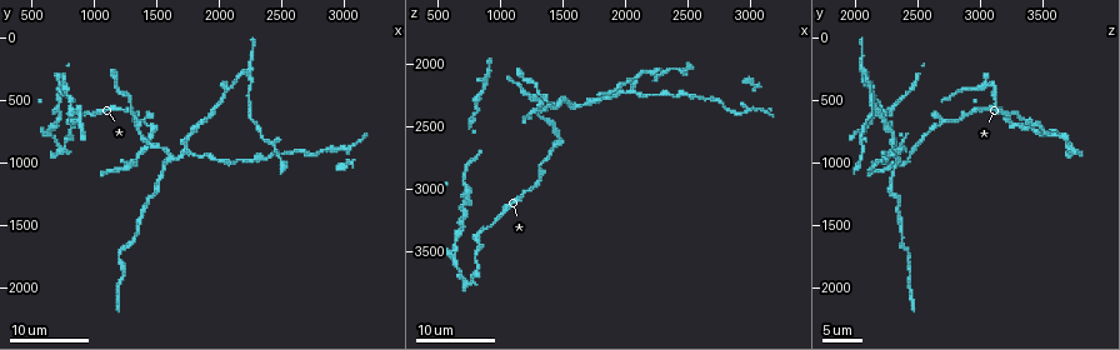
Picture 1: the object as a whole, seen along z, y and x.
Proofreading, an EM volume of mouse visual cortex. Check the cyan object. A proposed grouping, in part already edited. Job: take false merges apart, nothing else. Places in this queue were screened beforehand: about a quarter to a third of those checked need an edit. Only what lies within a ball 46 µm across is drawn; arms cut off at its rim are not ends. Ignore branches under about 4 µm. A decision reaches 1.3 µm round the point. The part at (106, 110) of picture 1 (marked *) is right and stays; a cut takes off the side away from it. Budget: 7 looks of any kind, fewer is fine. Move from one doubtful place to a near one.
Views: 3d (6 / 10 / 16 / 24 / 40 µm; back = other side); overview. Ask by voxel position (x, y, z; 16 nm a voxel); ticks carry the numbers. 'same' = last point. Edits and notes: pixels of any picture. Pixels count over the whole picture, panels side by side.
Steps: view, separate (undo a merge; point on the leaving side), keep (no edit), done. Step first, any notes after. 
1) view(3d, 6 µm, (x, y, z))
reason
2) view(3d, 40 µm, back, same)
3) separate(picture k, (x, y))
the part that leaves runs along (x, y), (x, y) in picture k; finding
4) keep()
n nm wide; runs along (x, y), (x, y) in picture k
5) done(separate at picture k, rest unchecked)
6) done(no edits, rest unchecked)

view(3d, 24 µm, (1340, 1500, 2360))
thick turns thin

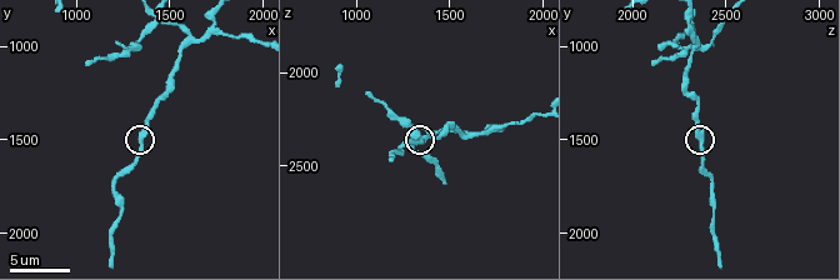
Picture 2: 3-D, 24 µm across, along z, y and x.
view(3d, 6 µm, (1340, 1500, 2380))

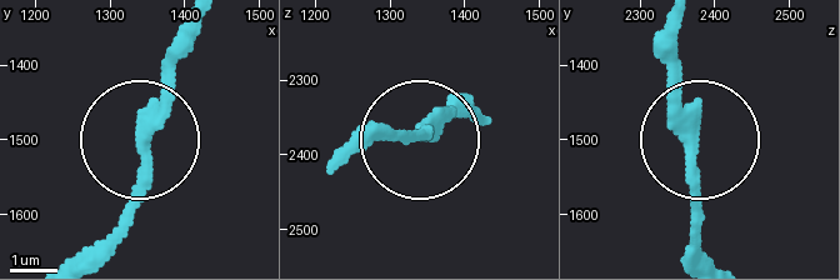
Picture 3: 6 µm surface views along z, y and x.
keep()
one cell here

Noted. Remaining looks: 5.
view(3d, 10 µm, (1720, 880, 2300))
three-way junction

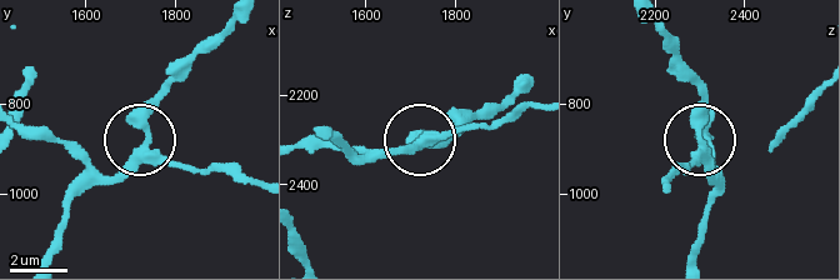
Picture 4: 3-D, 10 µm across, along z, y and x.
view(3d, 10 µm, back, (1735, 885, 2300))
other side

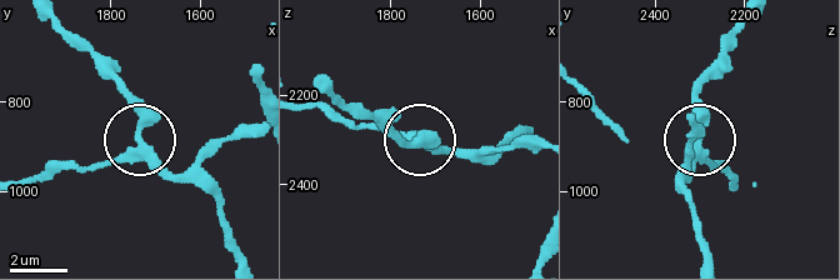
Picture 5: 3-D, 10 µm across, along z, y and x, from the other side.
keep()
one cell here

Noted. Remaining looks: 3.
view(3d, 16 µm, (1440, 820, 2300))

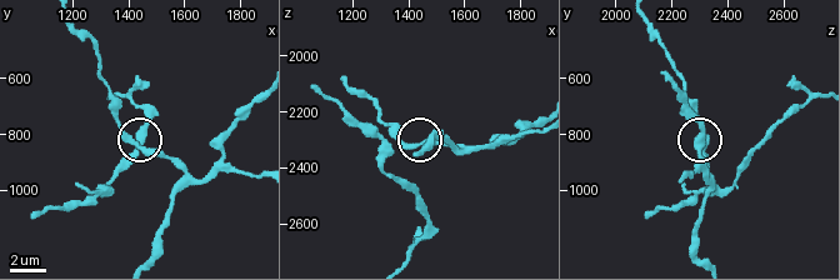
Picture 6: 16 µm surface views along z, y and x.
view(3d, 10 µm, (1430, 830, 2320))

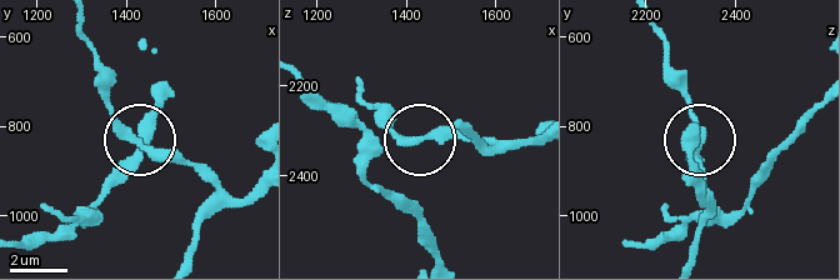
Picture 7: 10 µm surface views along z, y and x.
keep()
side arm 13 µm; all the same cell

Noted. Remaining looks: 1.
done(no edits, rest unchecked)

